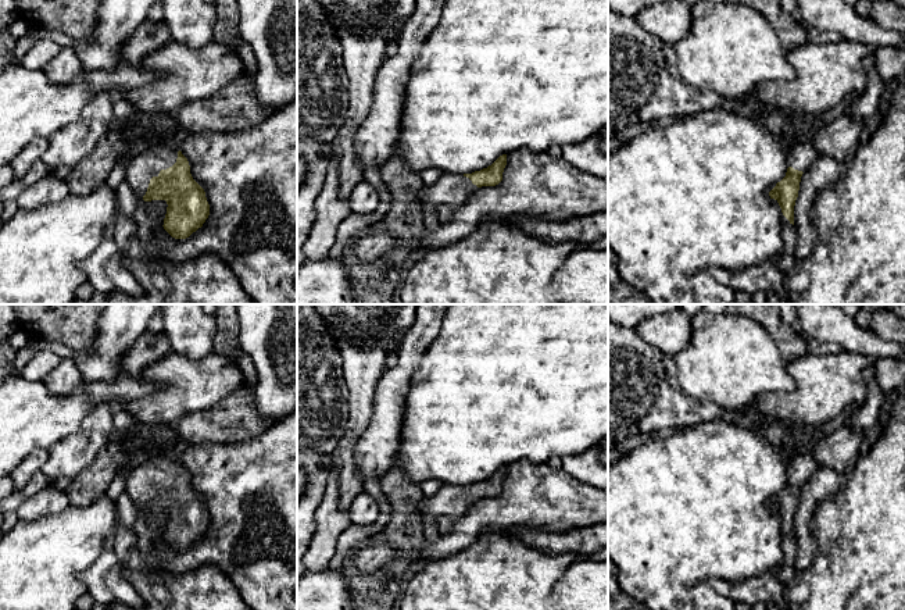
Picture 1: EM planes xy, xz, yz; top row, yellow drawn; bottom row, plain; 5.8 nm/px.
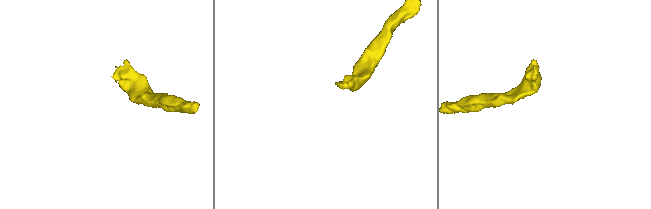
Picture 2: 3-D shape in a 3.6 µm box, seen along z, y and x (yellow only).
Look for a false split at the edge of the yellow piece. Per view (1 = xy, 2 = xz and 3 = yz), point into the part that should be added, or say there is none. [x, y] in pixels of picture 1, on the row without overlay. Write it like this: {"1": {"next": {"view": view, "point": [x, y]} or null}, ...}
{"1": {"next": {"view": "xy", "point": [140, 480]}}, "2": {"next": {"view": "xz", "point": [453, 502]}}, "3": {"next": {"view": "yz", "point": [802, 467]}}}

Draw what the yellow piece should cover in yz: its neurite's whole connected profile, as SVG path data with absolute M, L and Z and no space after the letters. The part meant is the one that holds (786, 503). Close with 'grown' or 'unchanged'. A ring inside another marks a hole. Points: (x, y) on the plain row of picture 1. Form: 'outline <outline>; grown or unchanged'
outline M798 454L787 463L787 484L786 488L776 495L769 503L770 510L775 510L783 527L794 536L794 517L798 509L800 493L802 485L818 471L820 464L812 454Z; grown

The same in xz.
outline M507 465L500 467L491 477L472 485L454 486L443 485L432 497L423 497L421 513L433 518L436 522L446 516L452 522L462 517L468 507L482 497L496 497L502 492L507 477Z; grown

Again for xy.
outline M149 457L133 468L126 463L125 492L144 513L165 511L164 541L175 550L186 550L210 527L204 500L193 491L187 470L168 457Z; grown

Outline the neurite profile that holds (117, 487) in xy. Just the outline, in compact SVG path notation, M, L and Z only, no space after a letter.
M119 471L112 482L110 484L105 495L117 503L118 497L125 492L126 488L126 474Z

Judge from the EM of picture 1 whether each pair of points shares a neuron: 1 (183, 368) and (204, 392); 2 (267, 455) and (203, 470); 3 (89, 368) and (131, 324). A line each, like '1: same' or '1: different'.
1: same
2: same
3: same

